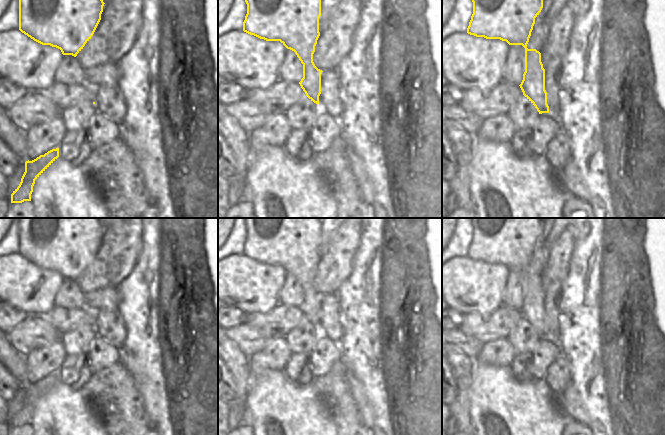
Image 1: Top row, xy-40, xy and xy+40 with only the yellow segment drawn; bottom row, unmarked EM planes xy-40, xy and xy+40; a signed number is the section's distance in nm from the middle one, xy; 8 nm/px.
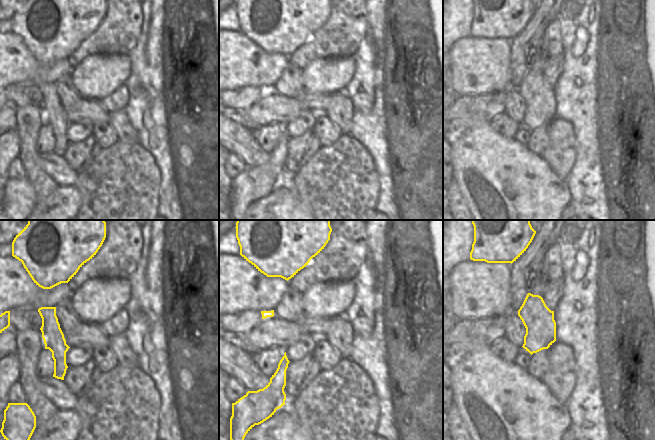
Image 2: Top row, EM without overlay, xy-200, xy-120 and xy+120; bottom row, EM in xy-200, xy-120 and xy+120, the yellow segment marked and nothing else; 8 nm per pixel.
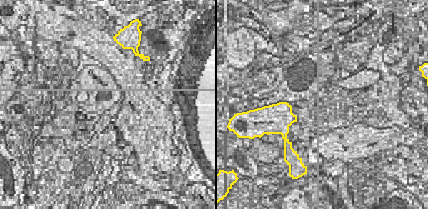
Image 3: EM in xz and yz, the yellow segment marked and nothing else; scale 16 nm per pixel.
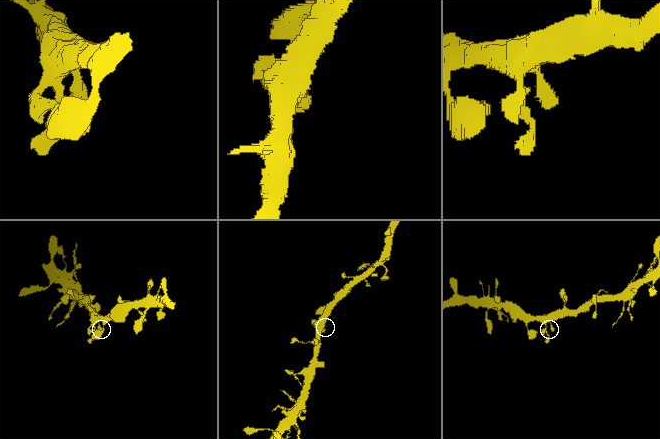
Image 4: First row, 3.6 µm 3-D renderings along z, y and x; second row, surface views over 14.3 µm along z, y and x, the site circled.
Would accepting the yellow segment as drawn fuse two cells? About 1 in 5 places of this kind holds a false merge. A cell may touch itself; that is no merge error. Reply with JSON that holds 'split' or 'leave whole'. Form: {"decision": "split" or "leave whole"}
{"decision": "leave whole"}

